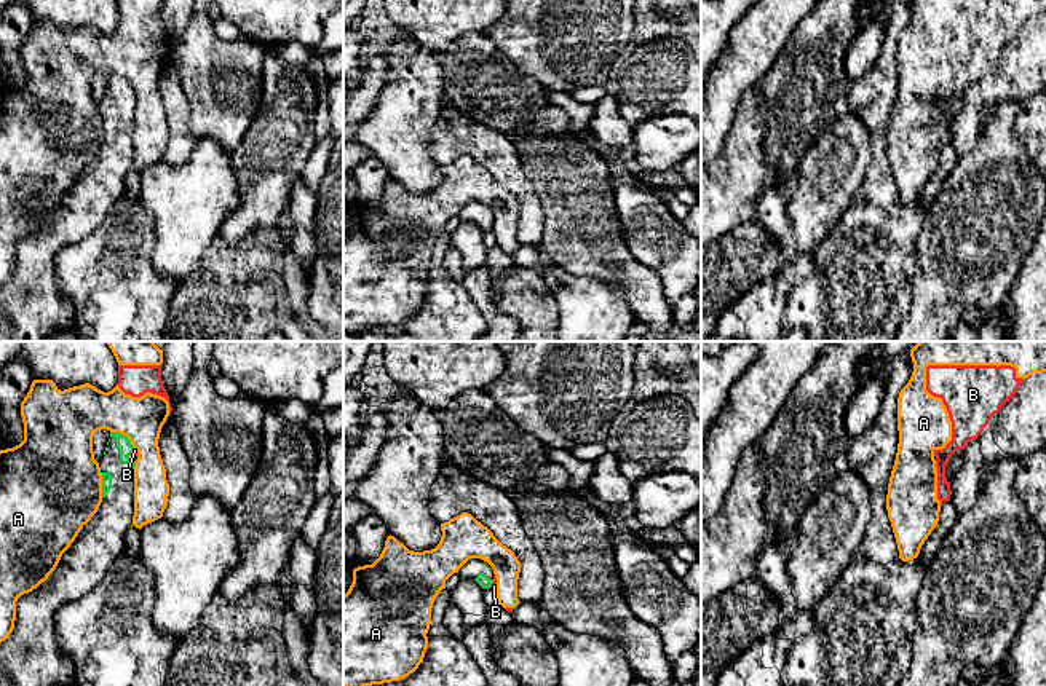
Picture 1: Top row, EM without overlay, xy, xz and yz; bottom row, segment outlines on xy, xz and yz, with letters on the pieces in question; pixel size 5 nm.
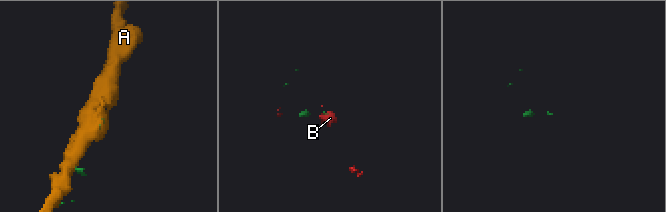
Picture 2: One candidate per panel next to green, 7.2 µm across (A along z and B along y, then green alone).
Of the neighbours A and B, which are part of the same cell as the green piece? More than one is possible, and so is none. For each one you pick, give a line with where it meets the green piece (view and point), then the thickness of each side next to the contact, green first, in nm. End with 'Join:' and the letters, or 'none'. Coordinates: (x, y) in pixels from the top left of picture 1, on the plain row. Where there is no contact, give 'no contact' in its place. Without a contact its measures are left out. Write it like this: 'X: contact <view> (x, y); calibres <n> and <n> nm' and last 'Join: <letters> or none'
Join: none

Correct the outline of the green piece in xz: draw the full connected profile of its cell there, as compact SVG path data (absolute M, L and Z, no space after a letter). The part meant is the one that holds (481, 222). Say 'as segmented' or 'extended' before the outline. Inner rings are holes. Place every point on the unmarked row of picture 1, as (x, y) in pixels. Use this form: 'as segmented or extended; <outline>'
extended; M470 201L460 212L458 217L463 222L476 223L482 231L490 231L493 227L492 209L481 201Z

